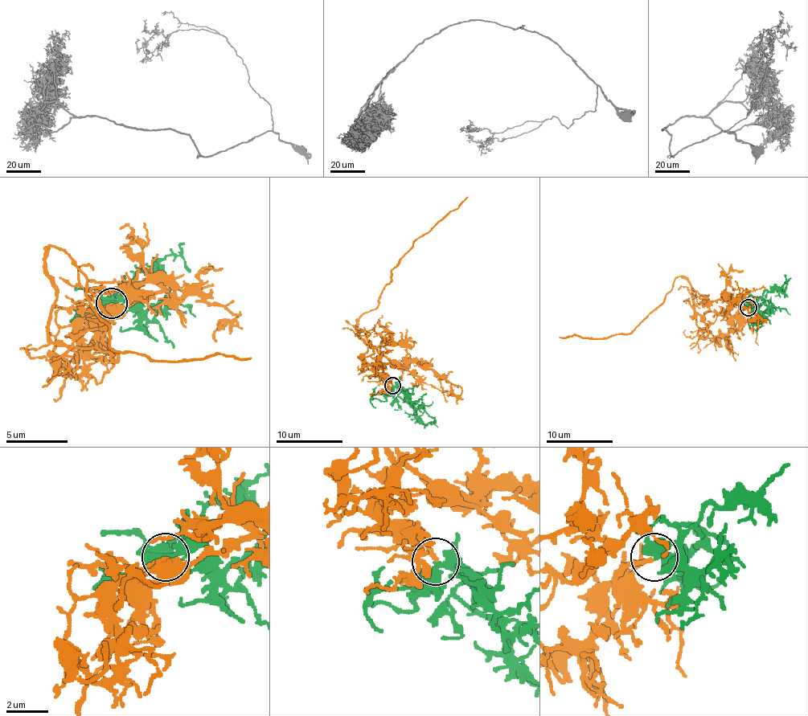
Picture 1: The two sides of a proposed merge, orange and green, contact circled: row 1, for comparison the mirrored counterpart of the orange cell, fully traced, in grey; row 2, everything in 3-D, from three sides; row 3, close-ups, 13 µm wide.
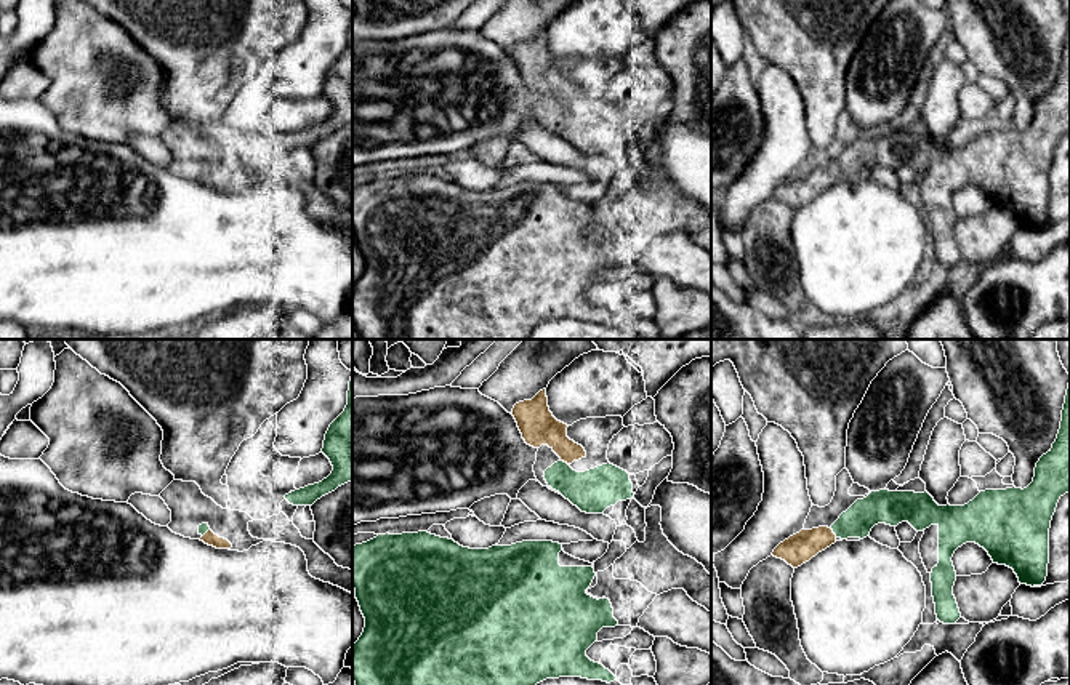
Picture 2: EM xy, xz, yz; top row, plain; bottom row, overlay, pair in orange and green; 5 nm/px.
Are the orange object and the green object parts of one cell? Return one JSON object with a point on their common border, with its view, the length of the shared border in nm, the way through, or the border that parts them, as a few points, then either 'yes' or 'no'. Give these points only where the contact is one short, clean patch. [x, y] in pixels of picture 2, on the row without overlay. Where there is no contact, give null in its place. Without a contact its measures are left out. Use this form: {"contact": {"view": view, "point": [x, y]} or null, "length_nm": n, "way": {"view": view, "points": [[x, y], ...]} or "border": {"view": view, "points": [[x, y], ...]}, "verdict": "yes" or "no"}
{"contact": {"view": "yz", "point": [833, 175]}, "length_nm": 60, "way": {"view": "yz", "points": [[800, 189], [833, 175], [854, 165], [864, 156]]}, "verdict": "yes"}

